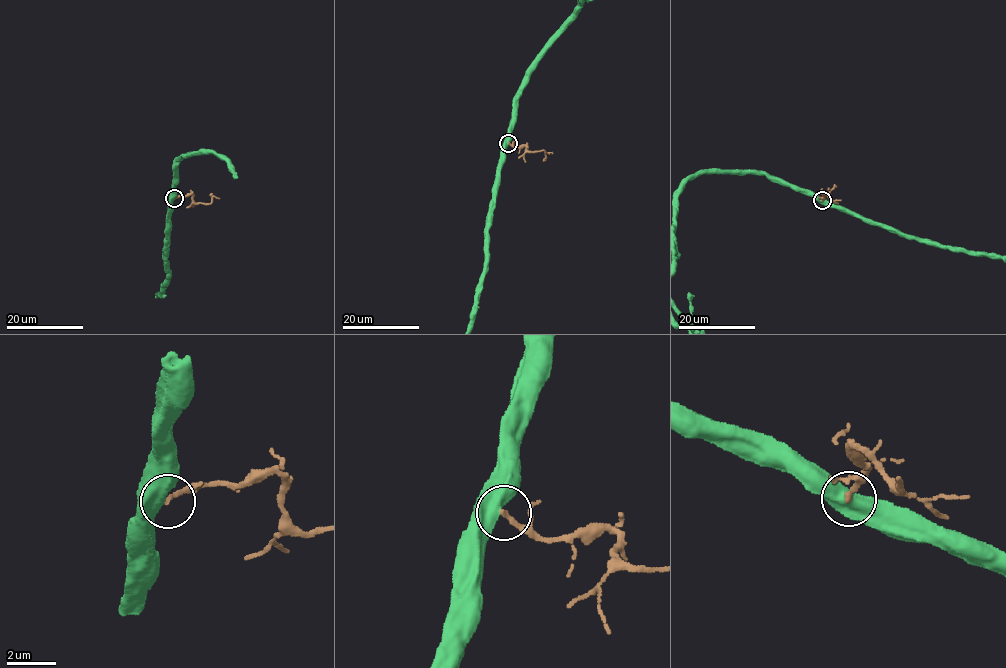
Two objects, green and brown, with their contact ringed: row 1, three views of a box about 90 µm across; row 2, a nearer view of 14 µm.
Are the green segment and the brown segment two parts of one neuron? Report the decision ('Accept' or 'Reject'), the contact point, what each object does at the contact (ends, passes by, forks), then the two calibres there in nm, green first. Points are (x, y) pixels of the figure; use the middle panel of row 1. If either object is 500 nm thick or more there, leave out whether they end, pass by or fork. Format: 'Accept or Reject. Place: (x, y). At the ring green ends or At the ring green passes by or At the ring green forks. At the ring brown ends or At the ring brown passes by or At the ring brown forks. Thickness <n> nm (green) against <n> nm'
Reject. Place: (508, 143). Thickness 550 nm (green) against 200 nm

